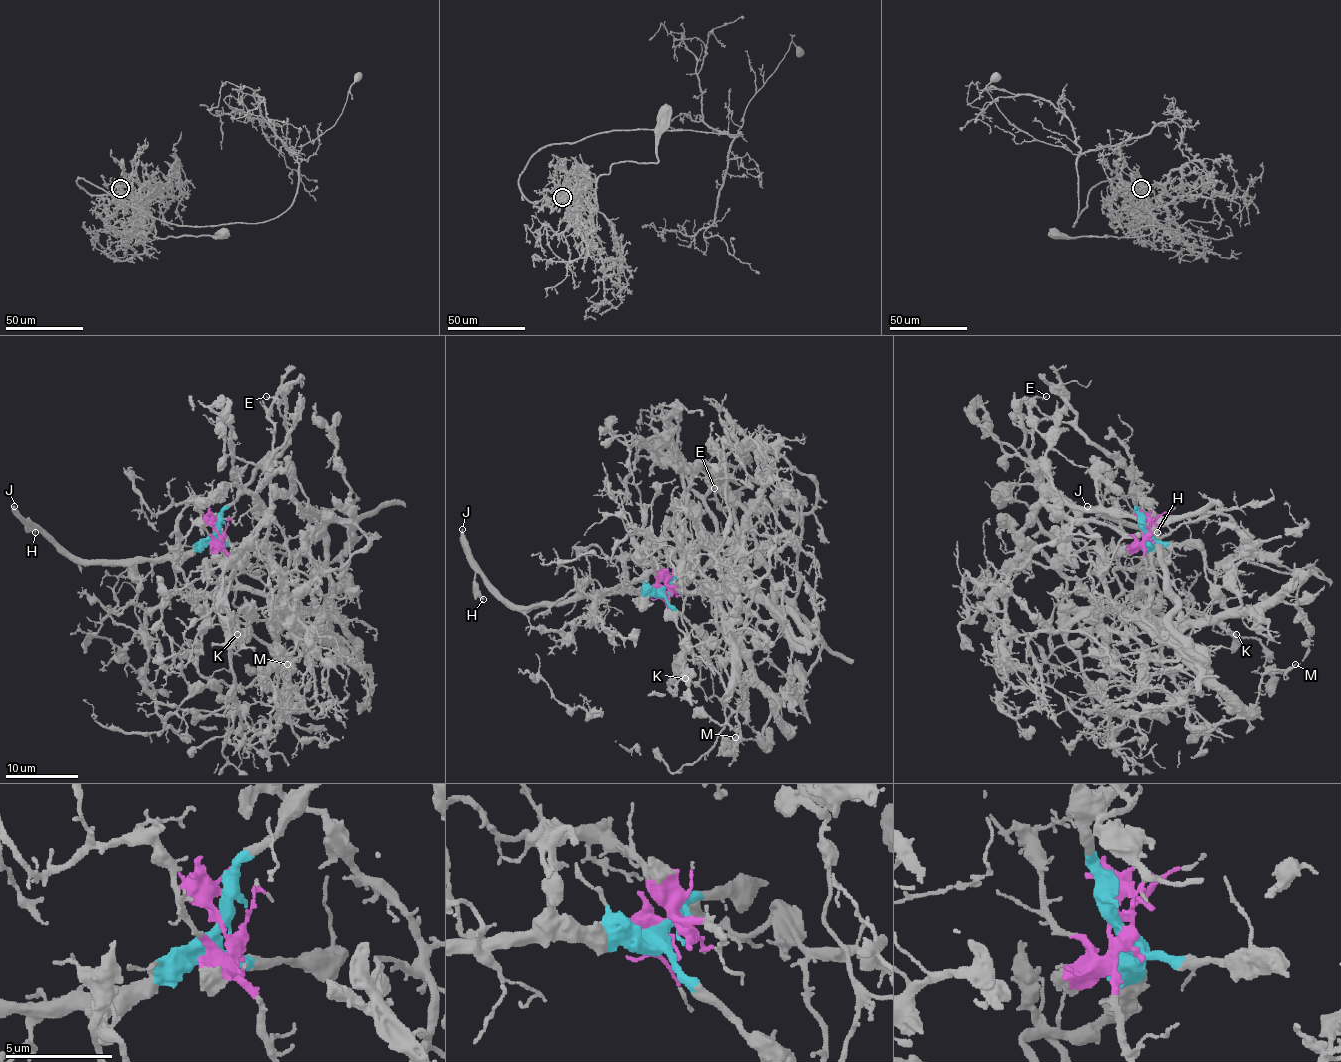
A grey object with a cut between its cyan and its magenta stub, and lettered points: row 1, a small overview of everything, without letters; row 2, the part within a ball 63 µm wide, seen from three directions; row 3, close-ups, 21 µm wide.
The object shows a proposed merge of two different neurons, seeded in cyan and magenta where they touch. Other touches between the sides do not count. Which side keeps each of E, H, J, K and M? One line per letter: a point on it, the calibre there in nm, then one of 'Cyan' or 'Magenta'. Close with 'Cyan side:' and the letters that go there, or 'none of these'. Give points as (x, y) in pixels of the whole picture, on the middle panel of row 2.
E: Place: (714, 488). Thickness 140 nm. Cyan
H: Place: (483, 599). Thickness 280 nm. Cyan
J: Place: (462, 529). Thickness 340 nm. Cyan
K: Place: (685, 678). Thickness 130 nm. Magenta
M: Place: (735, 737). Thickness 200 nm. Magenta
Cyan side: E, H, J

